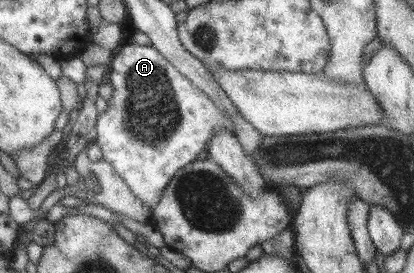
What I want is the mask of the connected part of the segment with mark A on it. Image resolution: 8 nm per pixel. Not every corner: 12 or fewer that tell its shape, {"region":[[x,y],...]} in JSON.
{"region":[[154,46],[115,52],[103,159],[154,208],[231,119]]}

